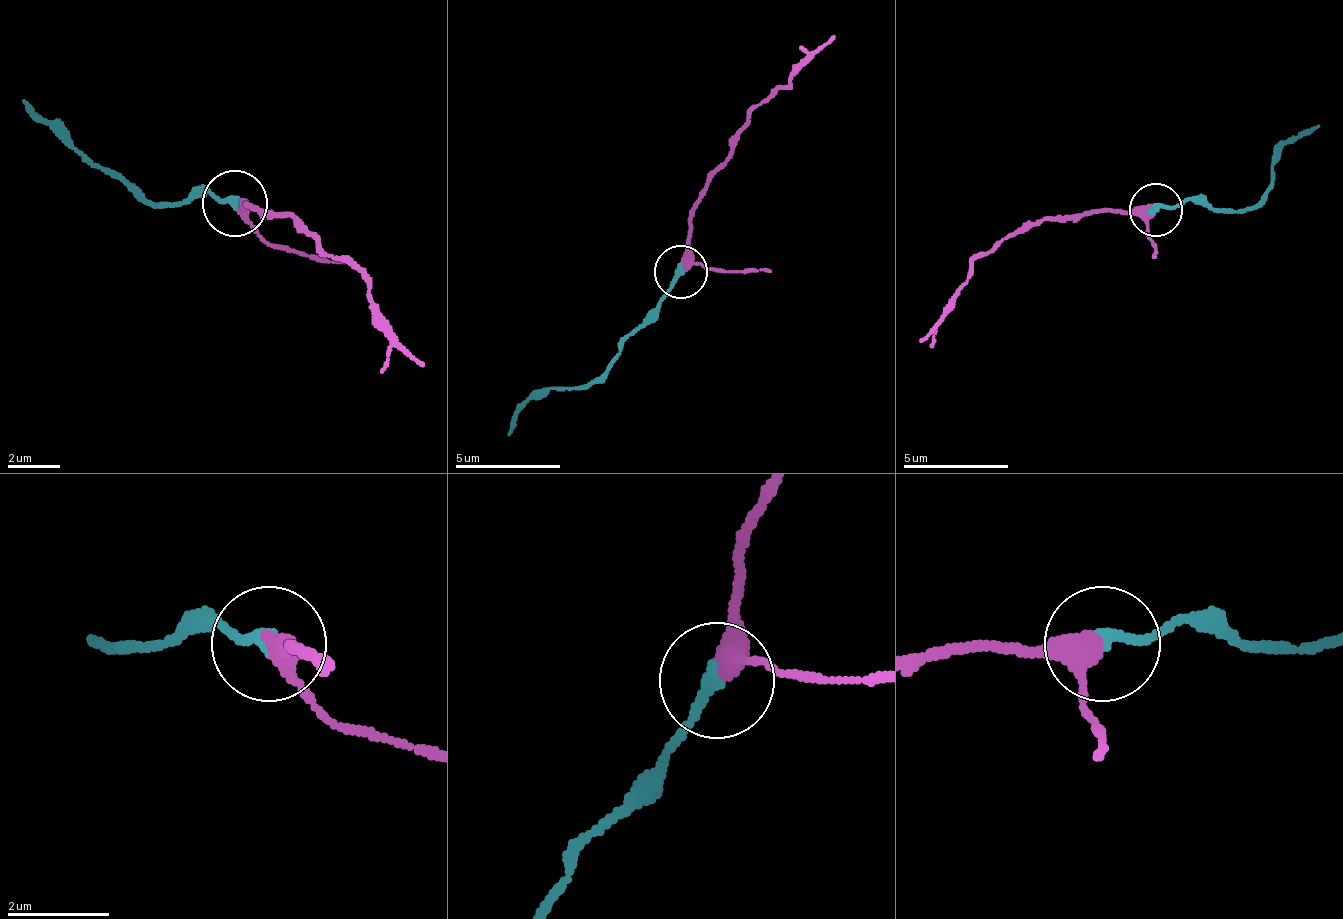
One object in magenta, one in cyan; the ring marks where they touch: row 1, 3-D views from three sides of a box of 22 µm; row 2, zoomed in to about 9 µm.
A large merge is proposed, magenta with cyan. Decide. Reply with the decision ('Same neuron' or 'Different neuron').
Same neuron

